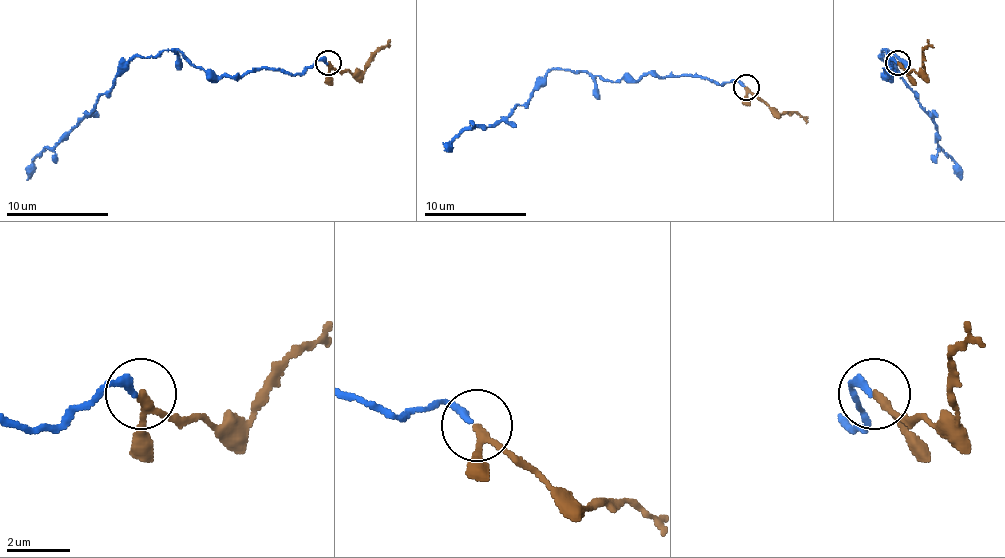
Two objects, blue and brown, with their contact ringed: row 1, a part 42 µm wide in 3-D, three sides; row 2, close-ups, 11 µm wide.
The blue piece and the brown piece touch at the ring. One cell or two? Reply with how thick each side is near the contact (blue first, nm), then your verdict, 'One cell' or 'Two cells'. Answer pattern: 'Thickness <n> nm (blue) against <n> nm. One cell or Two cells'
Thickness 240 nm (blue) against 200 nm. One cell

